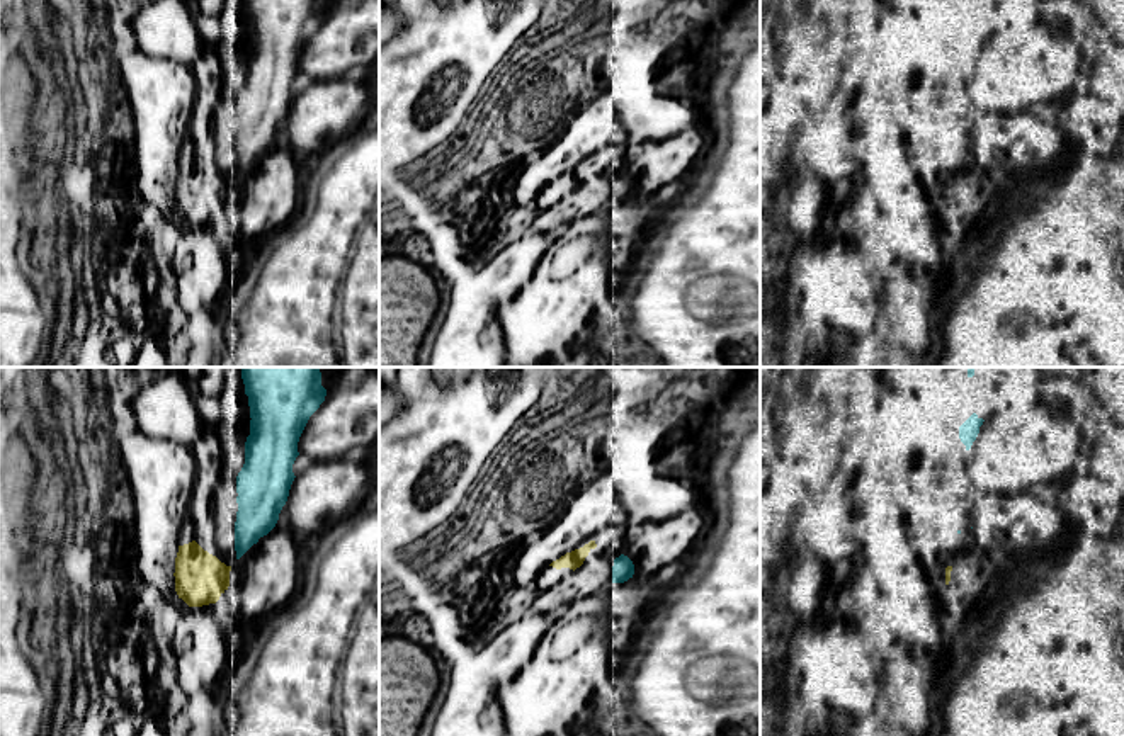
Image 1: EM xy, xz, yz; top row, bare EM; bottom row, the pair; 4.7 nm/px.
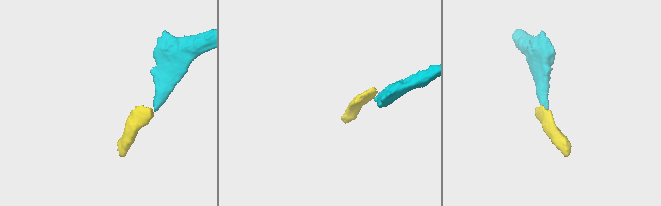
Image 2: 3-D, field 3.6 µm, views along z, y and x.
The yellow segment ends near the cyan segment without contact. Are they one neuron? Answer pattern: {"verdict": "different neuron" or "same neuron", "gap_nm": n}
{"verdict": "different neuron", "gap_nm": 50}

